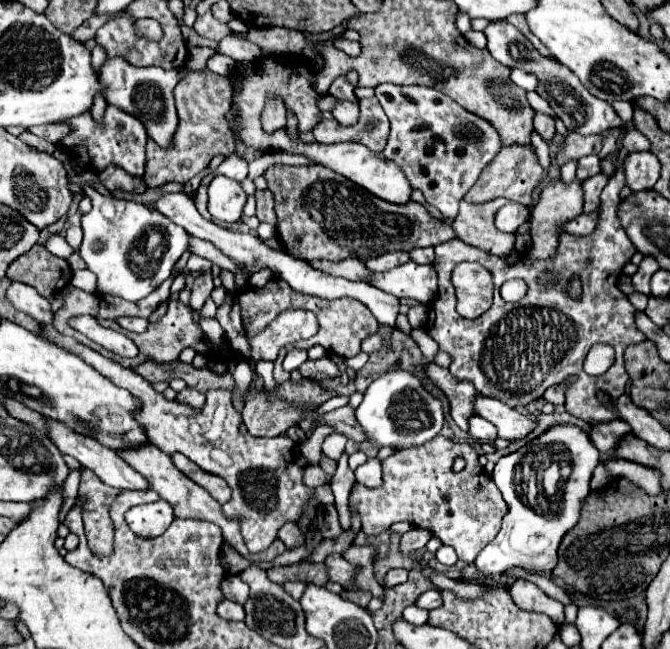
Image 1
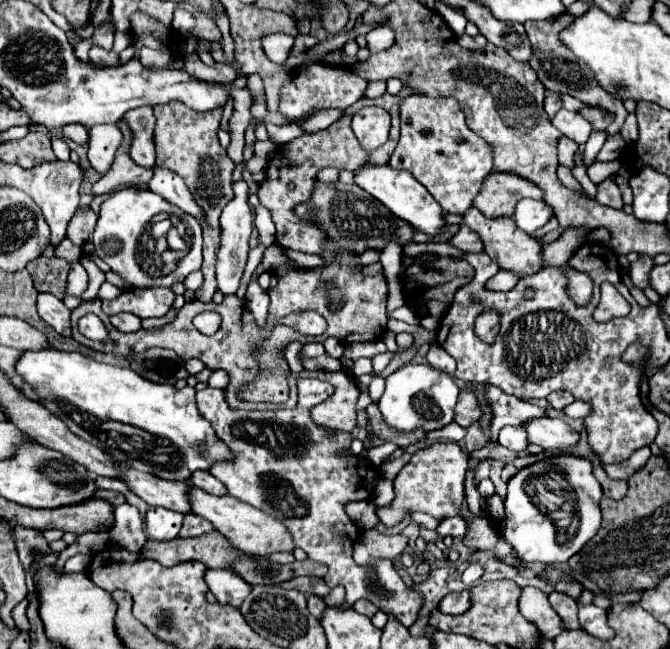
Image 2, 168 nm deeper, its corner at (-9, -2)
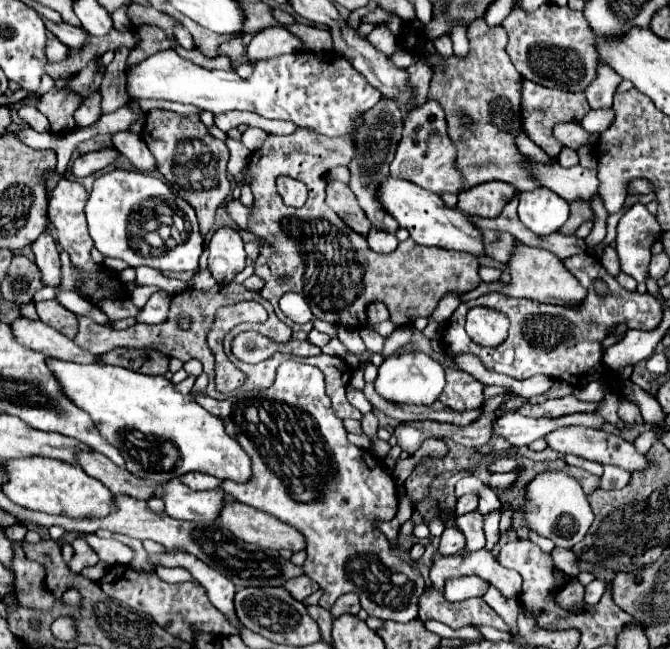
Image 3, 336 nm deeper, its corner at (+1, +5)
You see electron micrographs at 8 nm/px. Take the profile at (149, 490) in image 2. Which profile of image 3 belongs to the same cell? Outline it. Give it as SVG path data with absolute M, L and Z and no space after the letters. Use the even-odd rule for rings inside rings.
M178 478L154 486L154 498L162 498L168 516L176 520L212 522L216 520L226 494L218 488L208 492L196 492L184 486Z

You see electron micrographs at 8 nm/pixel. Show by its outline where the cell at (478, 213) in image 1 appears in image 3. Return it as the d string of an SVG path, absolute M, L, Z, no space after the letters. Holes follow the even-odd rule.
M516 240L512 258L508 260L508 270L510 270L510 282L502 282L502 280L496 280L490 284L480 282L480 286L468 294L474 294L474 298L478 298L486 292L496 290L496 292L504 292L508 296L522 296L522 298L550 302L550 304L562 304L562 306L574 306L574 304L582 302L582 298L586 296L586 288L582 288L578 284L578 280L564 268L560 258L548 250L532 248L532 246L526 246Z

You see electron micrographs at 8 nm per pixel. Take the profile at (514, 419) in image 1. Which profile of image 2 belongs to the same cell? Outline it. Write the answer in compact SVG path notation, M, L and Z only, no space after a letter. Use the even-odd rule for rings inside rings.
M534 419L524 425L528 431L530 443L536 443L544 449L568 449L576 447L580 441L580 433L574 431L570 425L566 425L562 419Z

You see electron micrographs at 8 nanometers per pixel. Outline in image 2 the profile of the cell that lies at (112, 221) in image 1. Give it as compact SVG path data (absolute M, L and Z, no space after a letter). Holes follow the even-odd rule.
M124 187L114 191L100 207L98 213L98 223L96 223L96 231L94 231L94 245L96 245L96 255L106 261L114 273L118 273L120 277L124 277L132 287L172 287L178 281L184 281L188 273L198 271L202 267L202 247L203 236L202 228L197 220L191 216L182 213L176 205L170 205L170 201L166 201L164 197L158 197L156 193L152 193L150 189L138 189L138 187ZM156 213L174 213L192 227L192 245L186 253L186 257L182 257L176 265L174 271L162 275L158 271L158 267L154 265L154 257L148 257L148 251L142 251L140 243L142 243L142 235L150 223L150 219Z

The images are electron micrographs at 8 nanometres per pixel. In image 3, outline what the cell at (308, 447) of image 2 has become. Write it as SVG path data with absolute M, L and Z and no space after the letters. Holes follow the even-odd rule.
M284 362L276 372L276 384L264 392L248 392L248 400L244 402L218 402L202 392L192 394L192 398L224 422L226 432L238 440L252 460L250 480L242 484L222 480L220 488L228 496L280 518L306 538L308 558L304 562L304 574L318 582L324 590L324 596L320 598L322 608L330 610L342 594L356 592L368 616L392 622L410 622L418 616L418 598L426 588L424 580L418 568L390 552L388 538L374 528L374 520L392 520L396 516L398 498L394 480L382 472L382 462L374 454L370 456L368 450L346 440L342 420L334 416L330 398L324 392L324 374L316 366Z

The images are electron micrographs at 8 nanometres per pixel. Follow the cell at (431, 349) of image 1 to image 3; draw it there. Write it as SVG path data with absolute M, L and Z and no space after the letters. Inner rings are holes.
M338 326L338 338L346 344L346 348L354 354L366 354L368 348L366 344L360 340L360 334L356 328L344 328L344 326Z

